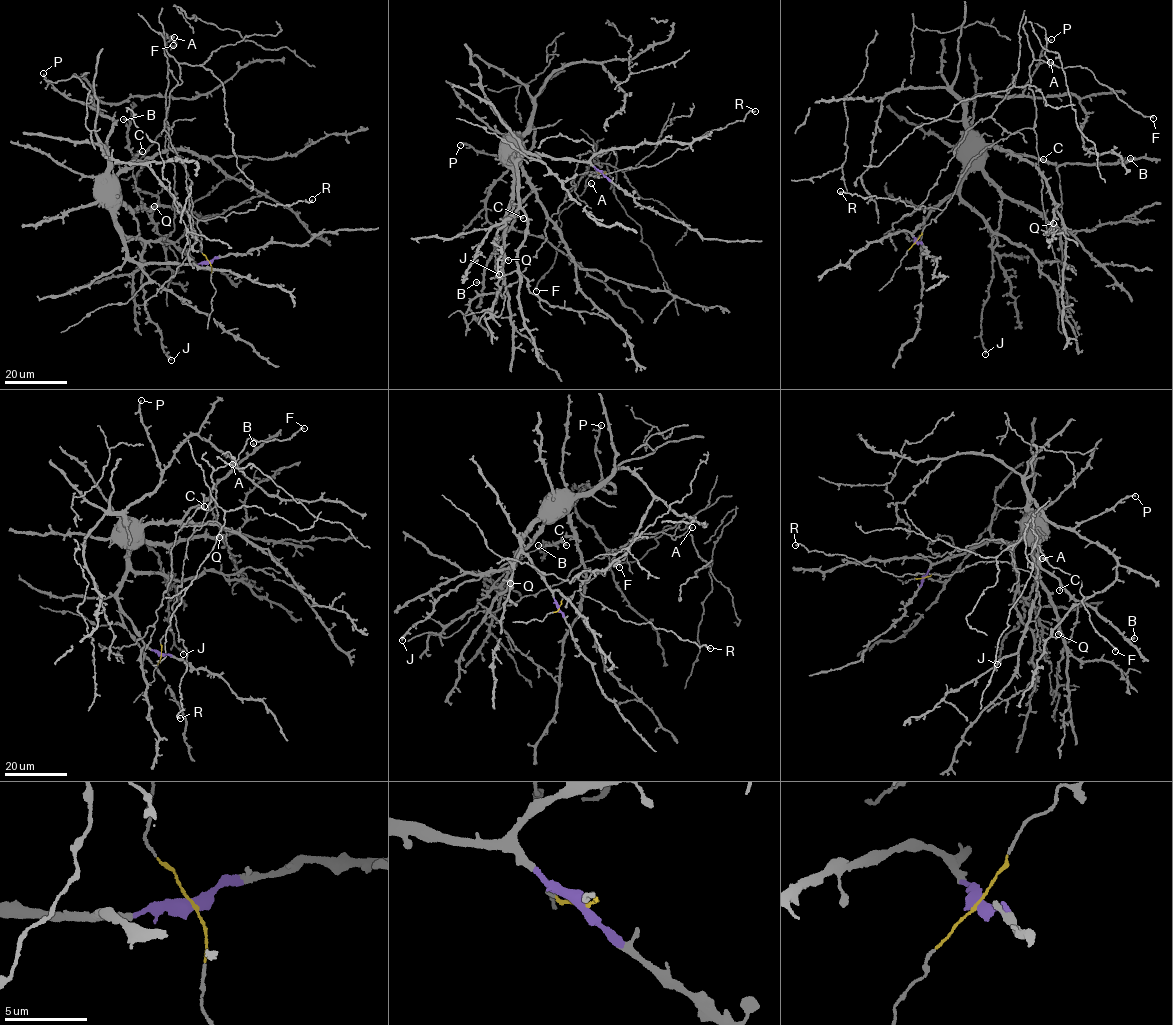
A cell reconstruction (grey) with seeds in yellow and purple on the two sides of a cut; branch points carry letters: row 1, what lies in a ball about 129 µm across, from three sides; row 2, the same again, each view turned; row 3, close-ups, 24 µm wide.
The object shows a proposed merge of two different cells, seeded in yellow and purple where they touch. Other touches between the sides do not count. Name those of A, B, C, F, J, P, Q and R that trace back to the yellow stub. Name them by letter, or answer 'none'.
A, F, R

